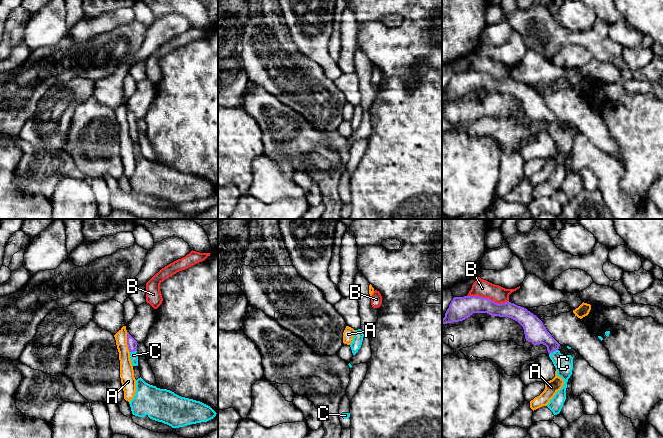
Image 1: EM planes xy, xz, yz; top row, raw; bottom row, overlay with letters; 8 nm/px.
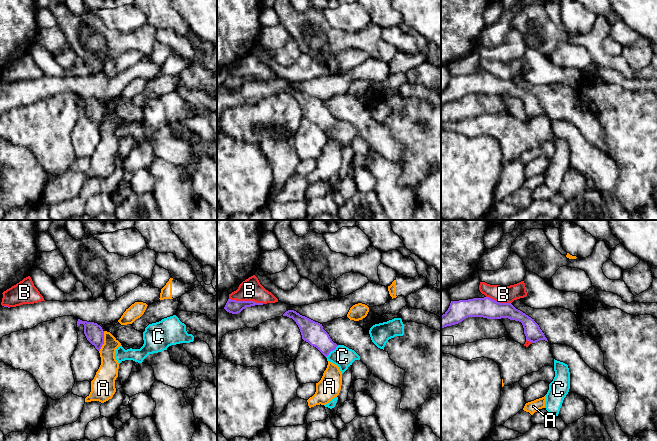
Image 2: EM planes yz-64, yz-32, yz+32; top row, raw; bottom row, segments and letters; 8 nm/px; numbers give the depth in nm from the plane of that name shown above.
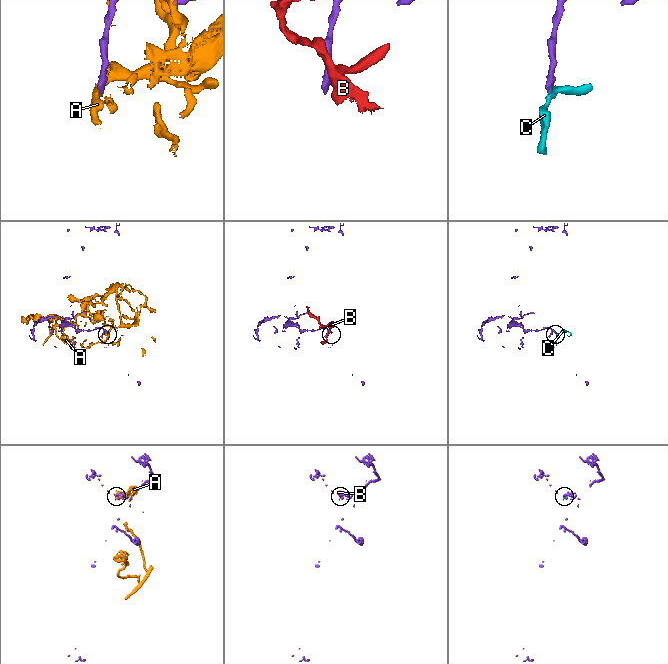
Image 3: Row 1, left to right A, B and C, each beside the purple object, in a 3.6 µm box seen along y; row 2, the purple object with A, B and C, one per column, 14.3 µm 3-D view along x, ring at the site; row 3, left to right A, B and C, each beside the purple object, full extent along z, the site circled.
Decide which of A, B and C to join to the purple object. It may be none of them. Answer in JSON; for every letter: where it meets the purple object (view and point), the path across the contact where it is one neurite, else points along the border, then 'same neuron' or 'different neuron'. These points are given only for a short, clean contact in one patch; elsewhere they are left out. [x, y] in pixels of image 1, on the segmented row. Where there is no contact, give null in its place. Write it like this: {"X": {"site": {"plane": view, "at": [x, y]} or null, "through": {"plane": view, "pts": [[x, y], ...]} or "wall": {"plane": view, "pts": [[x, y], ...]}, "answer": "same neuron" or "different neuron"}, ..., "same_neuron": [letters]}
{"A": {"site": {"plane": "xy", "at": [127, 342]}, "answer": "different neuron"}, "B": {"site": {"plane": "yz", "at": [488, 298]}, "answer": "different neuron"}, "C": {"site": {"plane": "yz", "at": [553, 351]}, "through": {"plane": "yz", "pts": [[535, 332], [553, 351], [563, 363]]}, "answer": "same neuron"}, "same_neuron": ["C"]}

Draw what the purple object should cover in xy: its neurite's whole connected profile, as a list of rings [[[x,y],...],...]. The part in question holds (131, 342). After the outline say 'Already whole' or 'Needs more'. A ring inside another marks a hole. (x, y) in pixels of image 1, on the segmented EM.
[[[127,333],[127,345],[133,366],[138,366],[137,344],[137,341],[129,333]]]. Needs more

